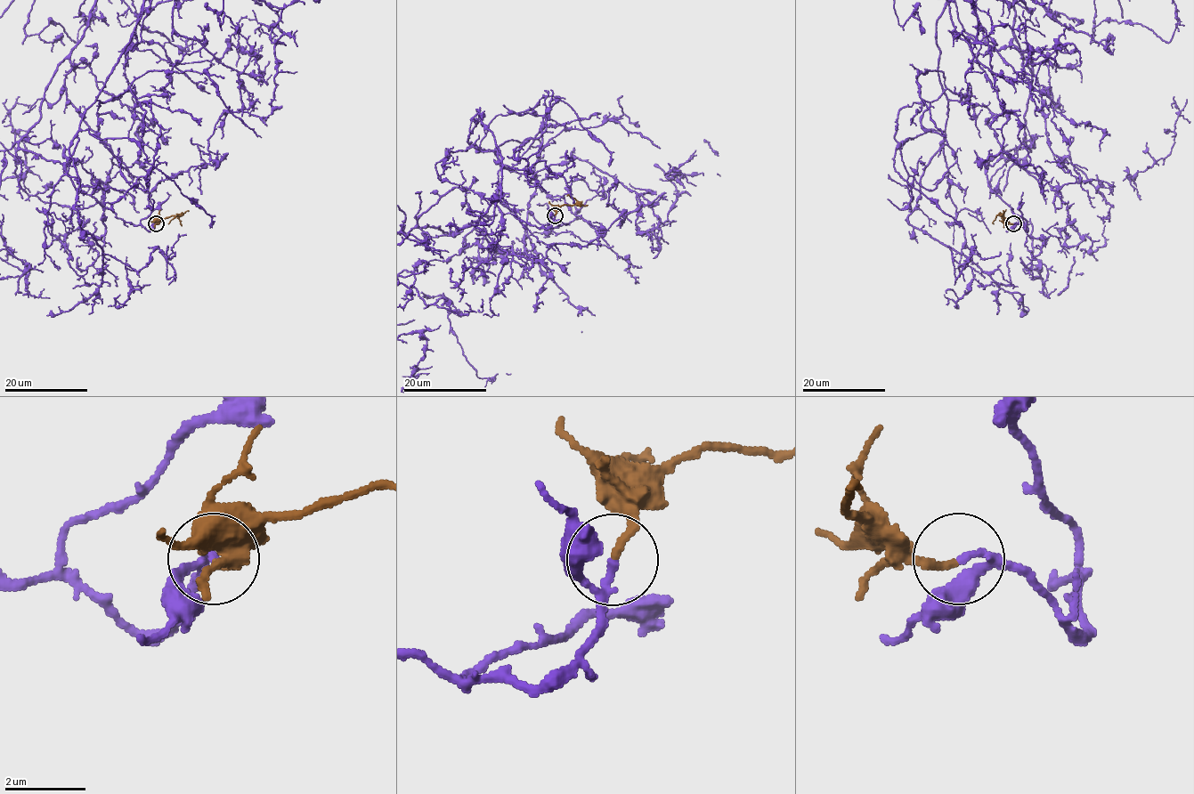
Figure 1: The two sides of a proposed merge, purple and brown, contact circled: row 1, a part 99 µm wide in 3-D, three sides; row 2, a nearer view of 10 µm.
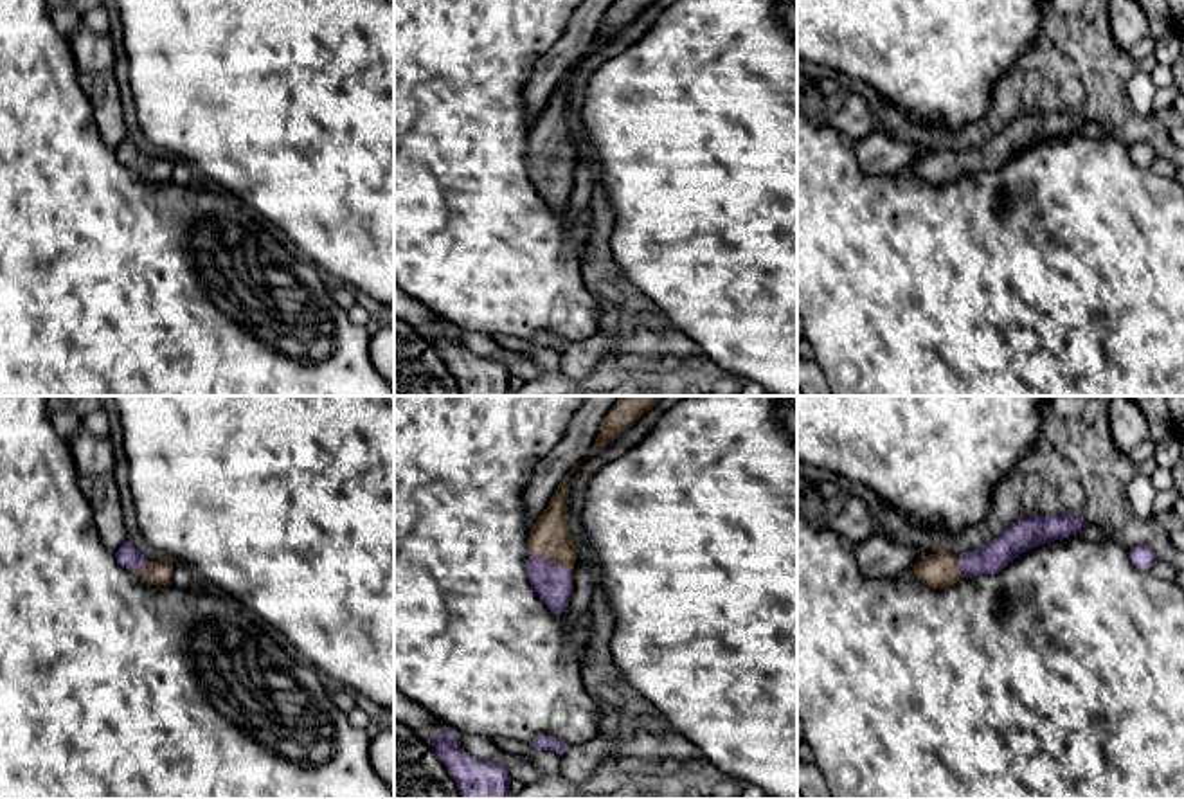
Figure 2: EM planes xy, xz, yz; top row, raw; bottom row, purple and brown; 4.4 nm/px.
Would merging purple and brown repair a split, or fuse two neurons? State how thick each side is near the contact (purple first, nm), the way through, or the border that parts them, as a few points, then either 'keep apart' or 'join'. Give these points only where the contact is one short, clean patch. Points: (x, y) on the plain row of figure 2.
170 nm thick on the purple side, 190 nm on the other; runs through xz (553, 180), (549, 159), (549, 135); join

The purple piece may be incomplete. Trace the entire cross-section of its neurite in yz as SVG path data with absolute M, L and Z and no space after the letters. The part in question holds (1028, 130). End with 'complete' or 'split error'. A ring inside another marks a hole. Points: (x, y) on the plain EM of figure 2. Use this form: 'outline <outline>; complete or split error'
outline M1080 112L1024 115L1004 126L1000 133L979 148L957 153L945 148L923 153L905 175L918 176L932 185L943 185L963 175L999 171L1022 149L1054 137L1069 135L1087 122L1087 117Z; split error

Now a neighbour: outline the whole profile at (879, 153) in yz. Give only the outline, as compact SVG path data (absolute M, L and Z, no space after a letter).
M871 131L853 142L858 167L869 176L905 175L923 151L887 131Z

